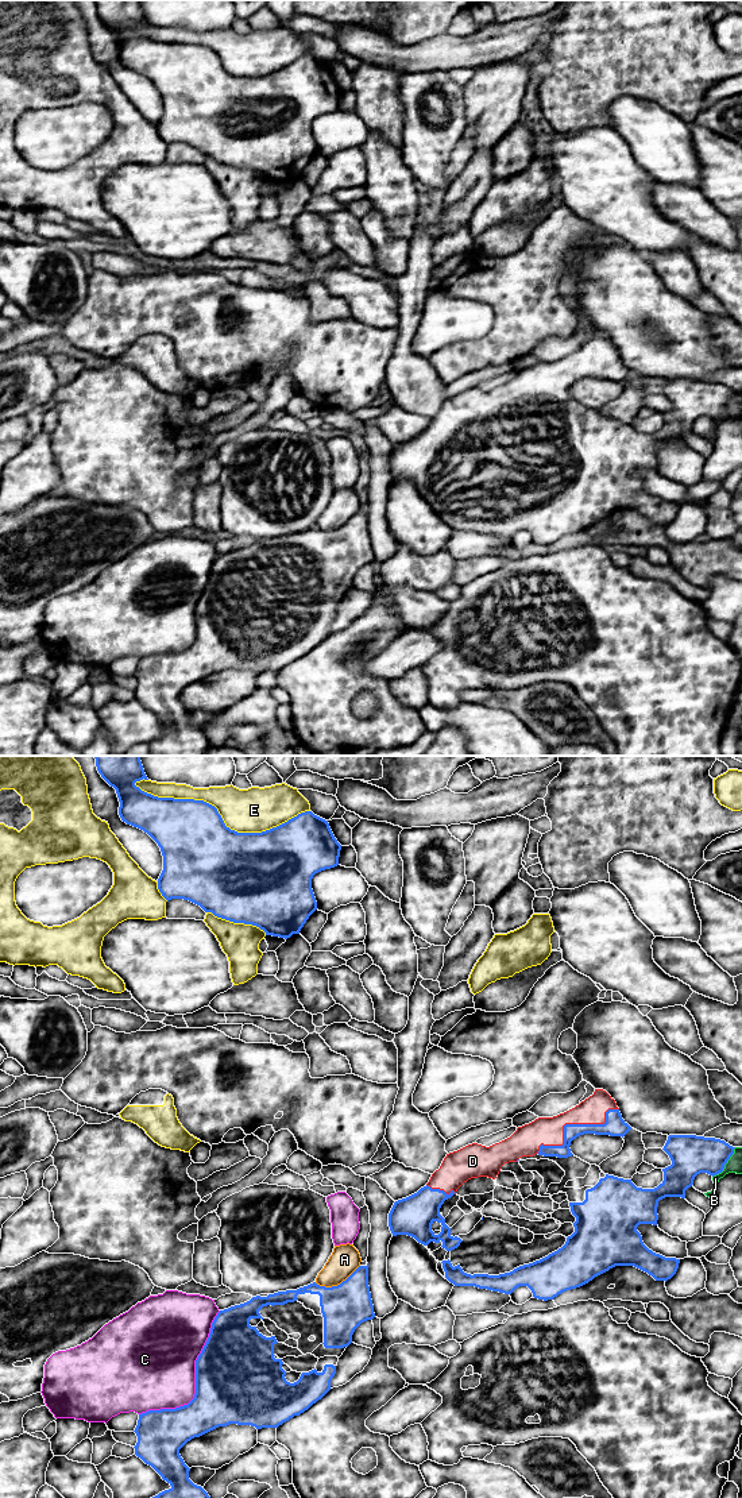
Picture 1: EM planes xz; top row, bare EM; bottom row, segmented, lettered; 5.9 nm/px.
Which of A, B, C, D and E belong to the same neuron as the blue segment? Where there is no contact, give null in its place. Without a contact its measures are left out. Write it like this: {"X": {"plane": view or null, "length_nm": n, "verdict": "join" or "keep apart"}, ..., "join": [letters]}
{"A": {"plane": "xz", "length_nm": 300, "verdict": "keep apart"}, "B": {"plane": "xz", "length_nm": 240, "verdict": "keep apart"}, "C": {"plane": "xz", "length_nm": 800, "verdict": "keep apart"}, "D": {"plane": "xz", "length_nm": 550, "verdict": "join"}, "E": {"plane": "xz", "length_nm": 1050, "verdict": "keep apart"}, "join": ["D"]}

